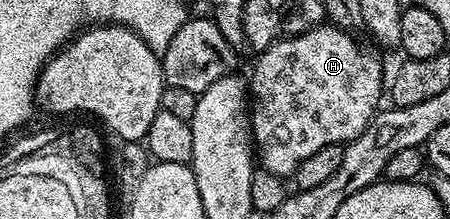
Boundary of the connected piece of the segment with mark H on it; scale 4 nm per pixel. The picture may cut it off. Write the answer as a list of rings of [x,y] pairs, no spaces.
[[[320,25],[311,27],[308,31],[301,32],[300,35],[287,35],[280,37],[275,42],[270,43],[263,51],[258,52],[255,68],[251,71],[249,78],[249,114],[251,116],[251,134],[253,136],[253,147],[257,152],[258,162],[269,173],[281,175],[284,177],[294,176],[297,165],[305,161],[305,157],[310,157],[312,153],[317,153],[317,149],[325,149],[325,145],[334,143],[348,144],[351,140],[356,139],[369,125],[369,121],[380,110],[379,98],[385,95],[385,75],[383,79],[383,63],[375,55],[370,55],[361,44],[355,40],[354,34],[348,33],[334,25]]]

